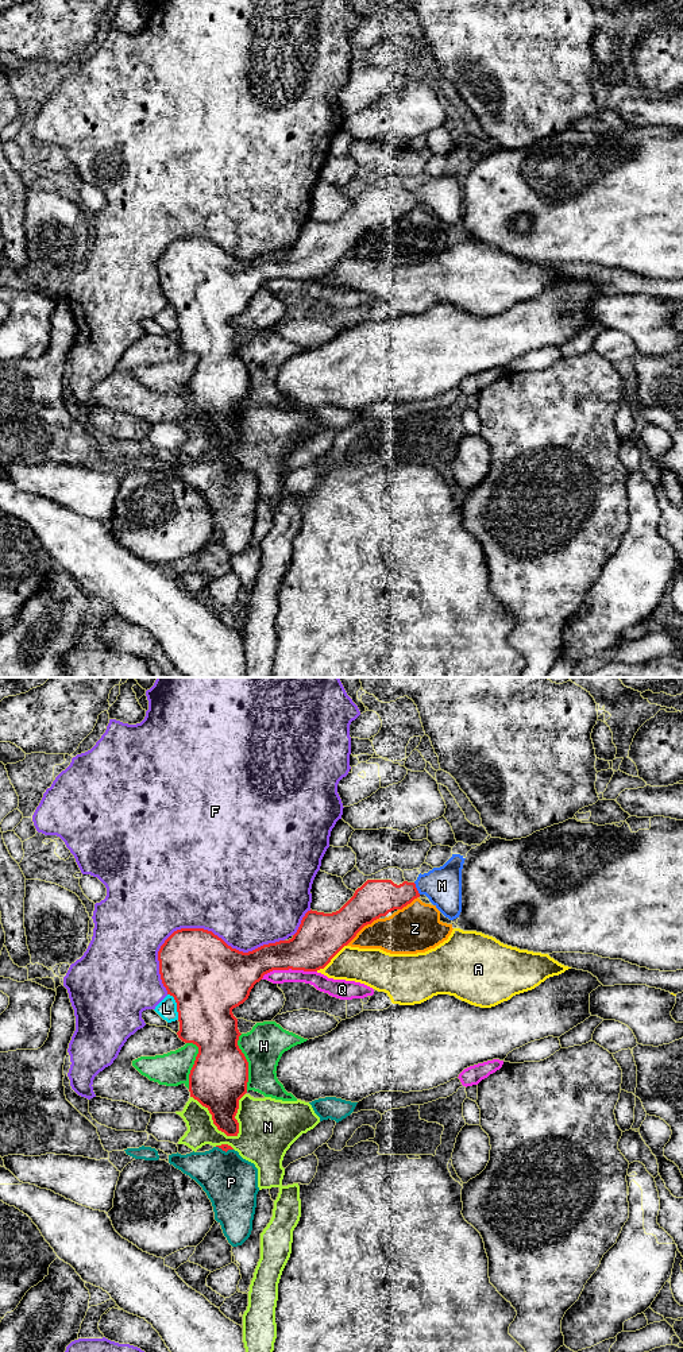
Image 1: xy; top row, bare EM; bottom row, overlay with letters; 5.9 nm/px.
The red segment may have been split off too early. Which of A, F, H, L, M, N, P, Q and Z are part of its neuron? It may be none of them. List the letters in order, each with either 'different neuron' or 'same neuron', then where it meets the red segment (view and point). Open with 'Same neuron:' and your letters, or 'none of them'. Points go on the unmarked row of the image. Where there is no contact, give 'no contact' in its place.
Same neuron: M
A: different neuron | xy (331, 267)
F: different neuron | xy (205, 239)
H: different neuron | xy (247, 371)
L: different neuron | xy (177, 315)
M: same neuron | xy (416, 197)
N: different neuron | xy (213, 431)
P: different neuron | xy (224, 459)
Q: different neuron | xy (288, 278)
Z: different neuron | xy (362, 236)

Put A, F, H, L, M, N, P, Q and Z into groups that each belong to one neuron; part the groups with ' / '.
A / F / H / L / M / N / P / Q / Z

